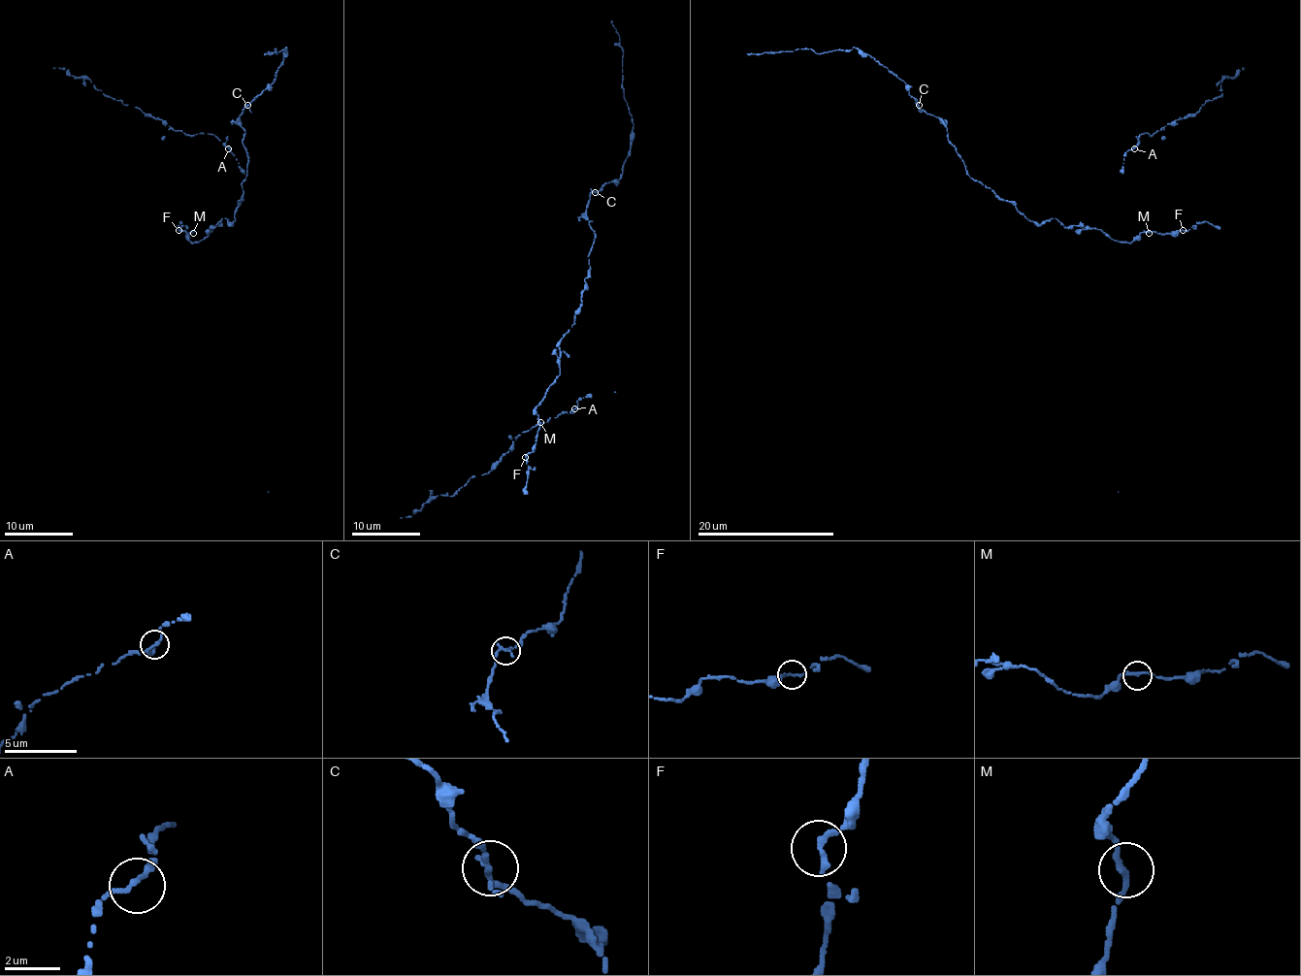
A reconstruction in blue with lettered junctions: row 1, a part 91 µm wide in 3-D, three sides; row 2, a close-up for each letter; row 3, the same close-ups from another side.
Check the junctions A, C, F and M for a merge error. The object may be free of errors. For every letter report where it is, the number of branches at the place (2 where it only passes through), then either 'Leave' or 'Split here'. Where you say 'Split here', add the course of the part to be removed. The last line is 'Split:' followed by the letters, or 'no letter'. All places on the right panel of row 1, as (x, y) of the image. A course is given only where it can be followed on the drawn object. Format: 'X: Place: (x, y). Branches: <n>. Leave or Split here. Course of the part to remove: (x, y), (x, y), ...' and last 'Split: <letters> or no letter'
A: Place: (1134, 148). Branches: 2. Leave
C: Place: (919, 105). Branches: 2. Leave
F: Place: (1183, 230). Branches: 2. Leave
M: Place: (1149, 233). Branches: 2. Leave
Split: no letter

